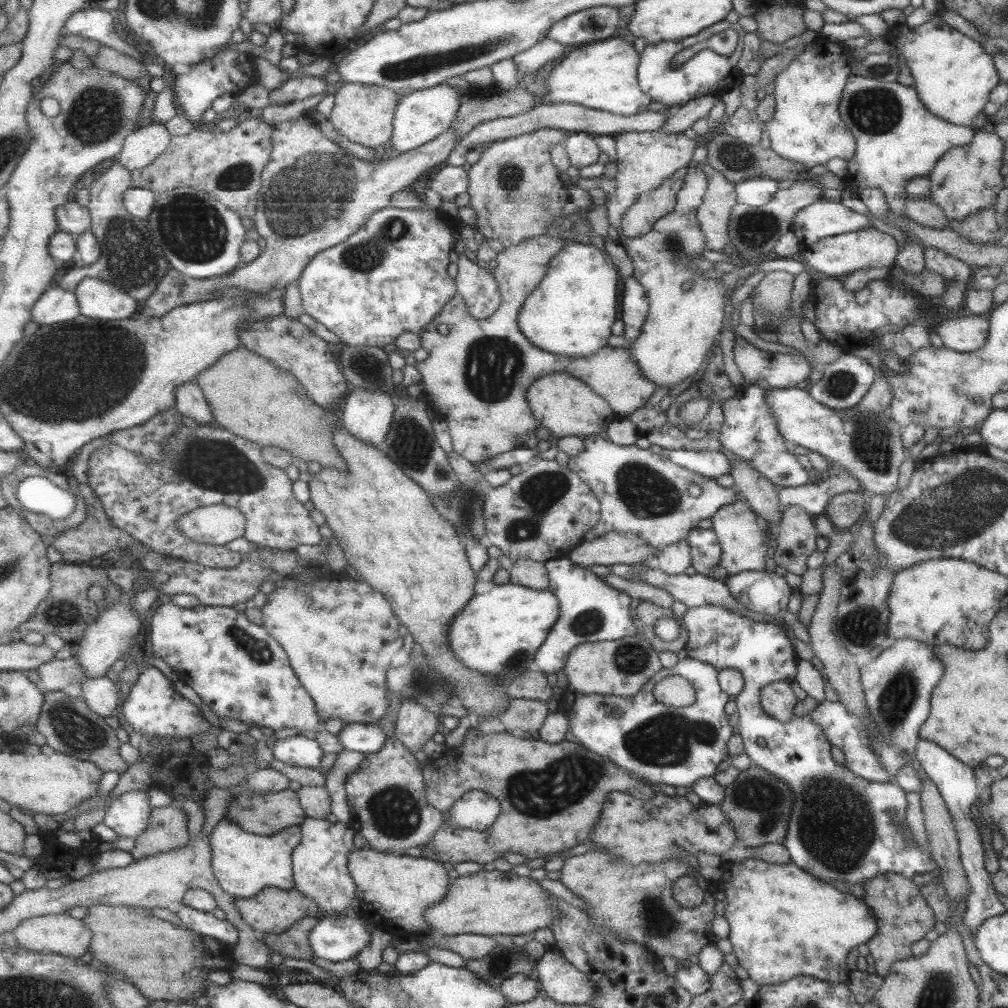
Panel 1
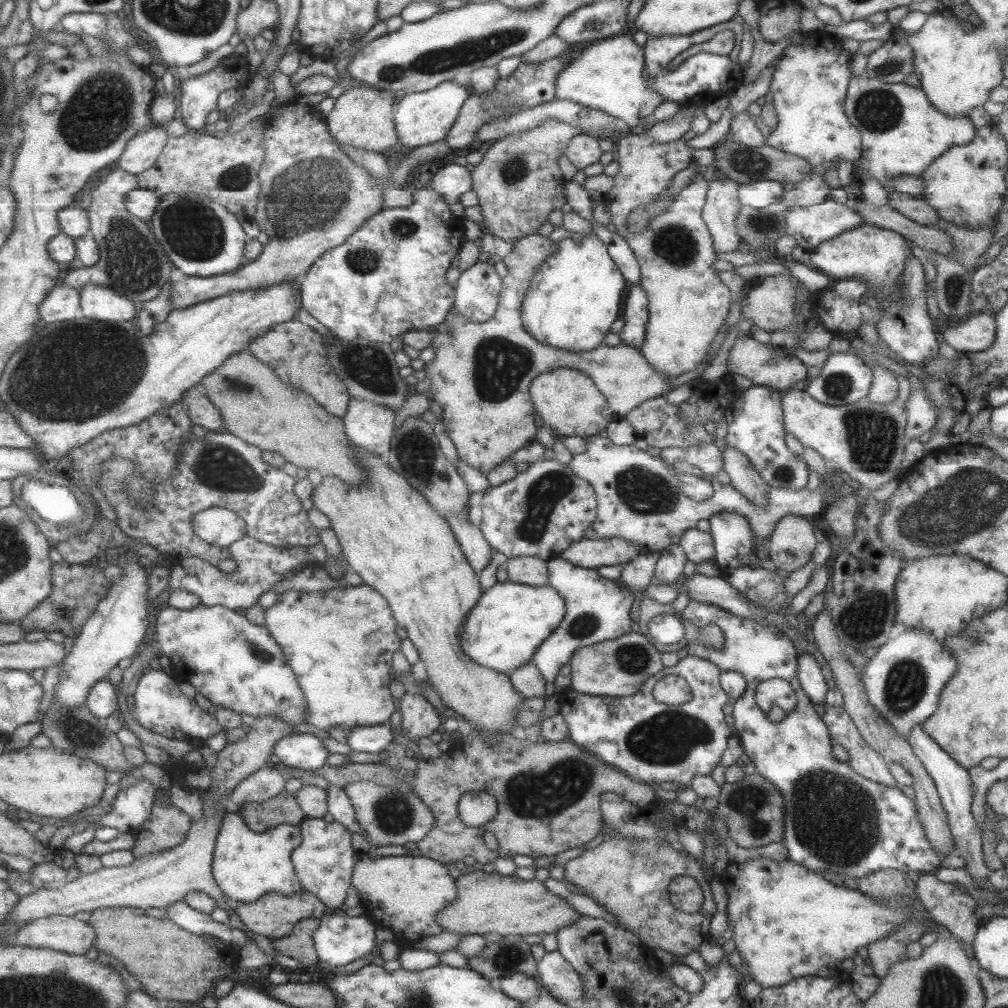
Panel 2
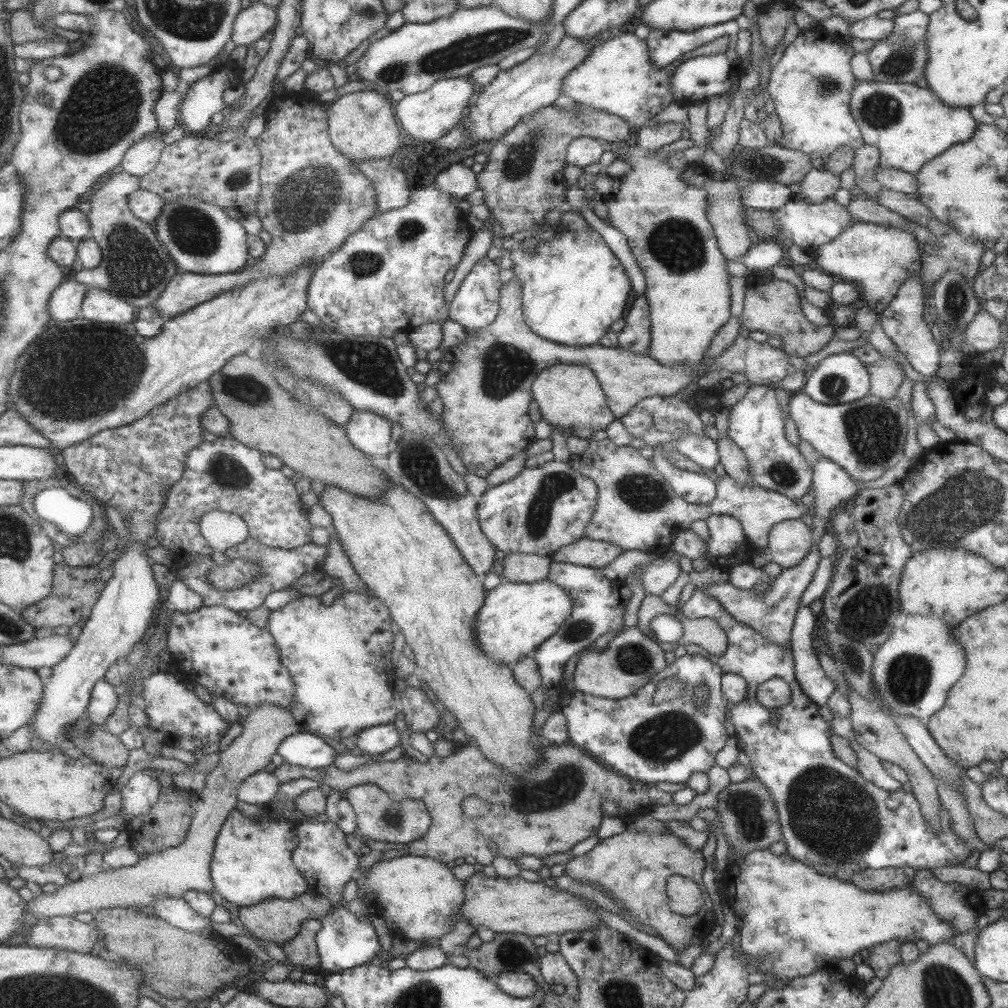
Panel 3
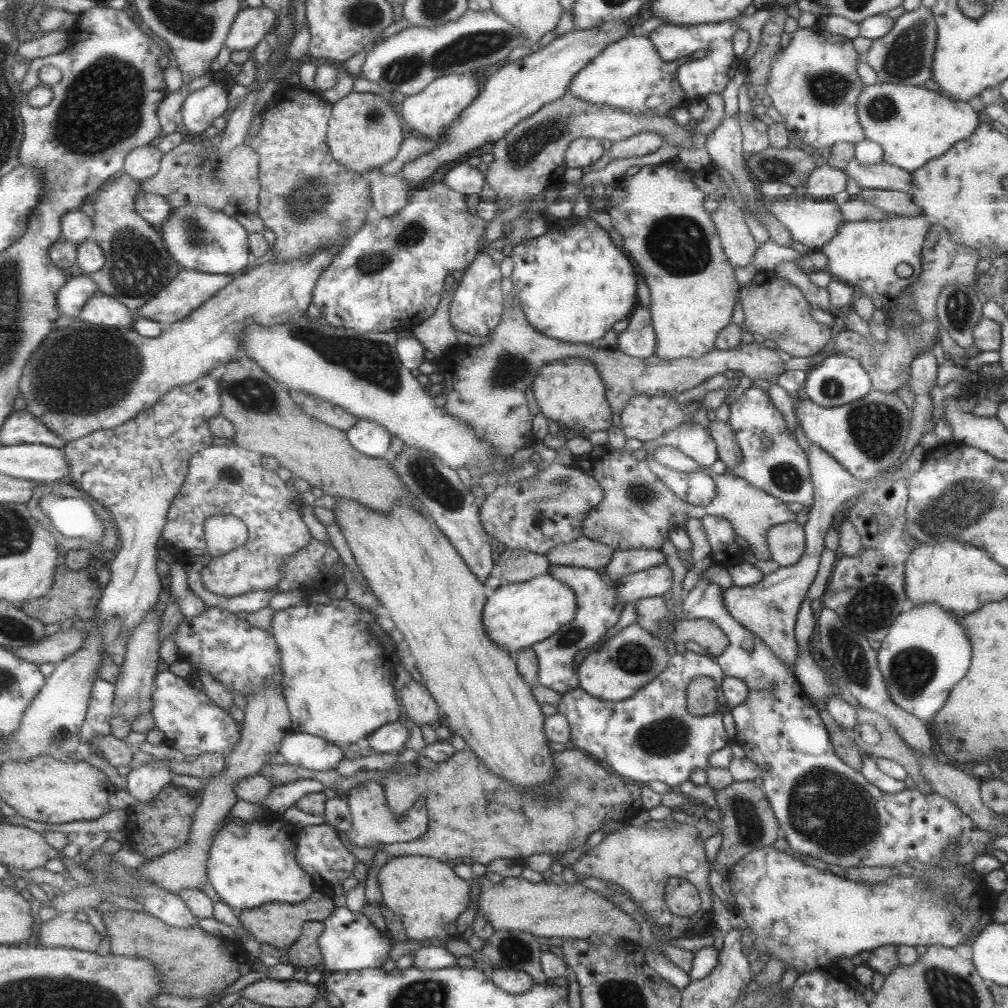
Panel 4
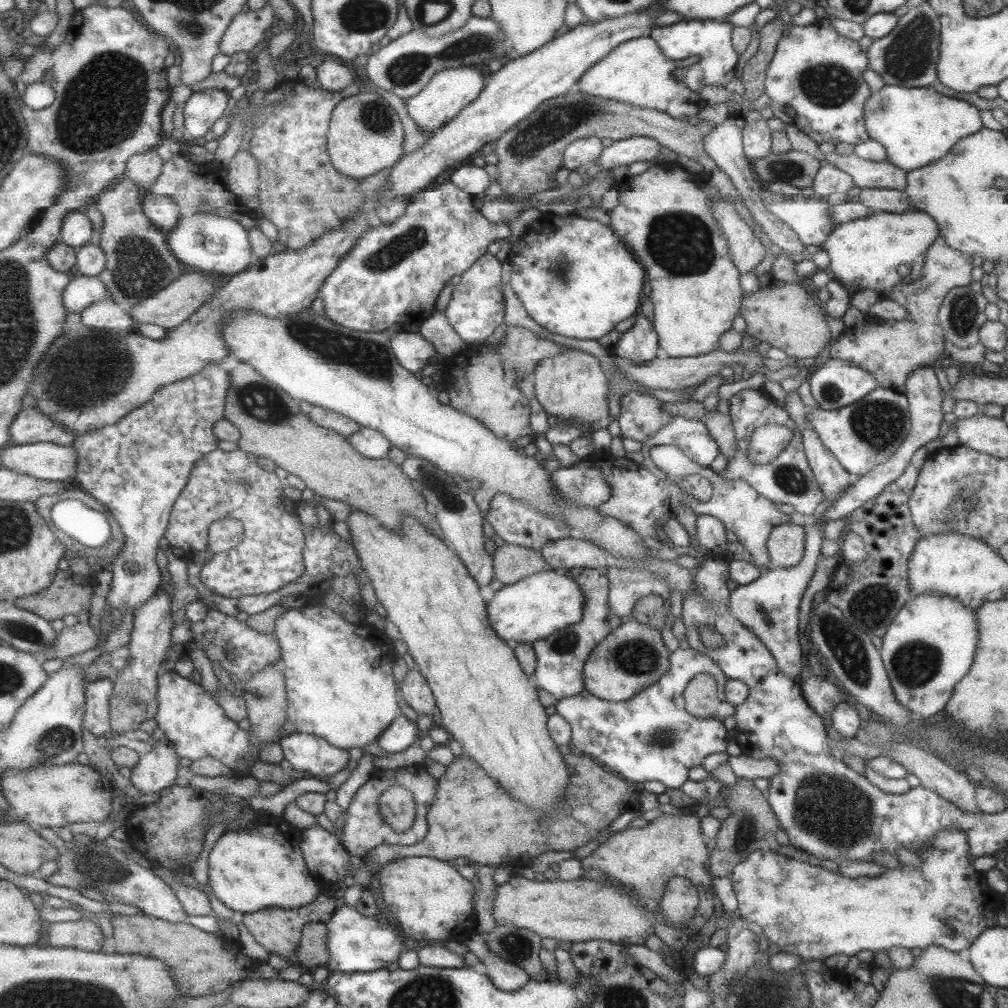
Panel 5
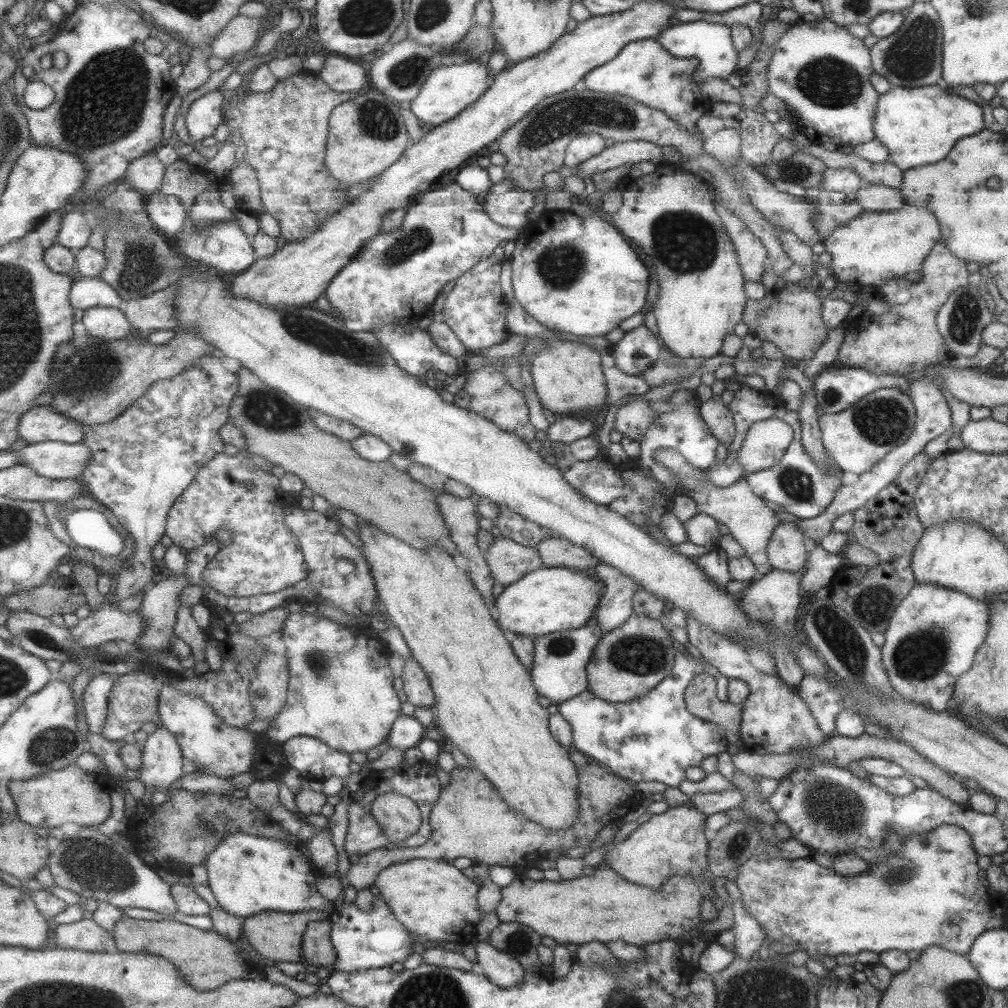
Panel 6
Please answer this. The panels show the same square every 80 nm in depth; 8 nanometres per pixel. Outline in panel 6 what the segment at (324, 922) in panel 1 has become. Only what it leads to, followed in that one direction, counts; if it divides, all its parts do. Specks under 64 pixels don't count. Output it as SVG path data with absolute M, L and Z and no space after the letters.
M382 898L373 901L373 907L368 912L363 912L357 908L355 902L344 901L343 906L336 908L330 915L332 922L332 941L337 950L337 964L334 970L342 972L354 972L370 969L381 969L389 967L389 964L397 962L399 965L411 954L411 944L413 943L411 934L403 926L388 905Z

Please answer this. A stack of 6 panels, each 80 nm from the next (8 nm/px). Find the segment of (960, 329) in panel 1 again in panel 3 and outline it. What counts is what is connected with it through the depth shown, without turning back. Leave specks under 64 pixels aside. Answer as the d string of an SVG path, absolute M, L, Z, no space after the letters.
M978 312L963 329L962 342L967 344L967 353L984 353L1000 345L1002 340L1000 322L992 314Z

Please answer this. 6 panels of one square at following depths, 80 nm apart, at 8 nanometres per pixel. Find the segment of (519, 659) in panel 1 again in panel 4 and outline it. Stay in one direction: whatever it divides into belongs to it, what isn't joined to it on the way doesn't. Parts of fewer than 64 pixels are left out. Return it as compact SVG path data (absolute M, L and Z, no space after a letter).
M541 574L525 582L501 583L494 589L493 594L486 598L481 622L488 639L499 649L515 656L520 650L530 648L537 642L549 638L559 627L569 620L573 620L577 610L574 592L562 582L551 578L549 574Z

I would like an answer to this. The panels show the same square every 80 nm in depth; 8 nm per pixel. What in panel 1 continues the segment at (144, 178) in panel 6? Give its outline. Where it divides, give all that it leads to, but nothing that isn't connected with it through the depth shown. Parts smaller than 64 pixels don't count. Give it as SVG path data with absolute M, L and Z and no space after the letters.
M150 119L125 139L123 150L119 153L119 162L130 171L147 166L167 150L172 138L165 123Z

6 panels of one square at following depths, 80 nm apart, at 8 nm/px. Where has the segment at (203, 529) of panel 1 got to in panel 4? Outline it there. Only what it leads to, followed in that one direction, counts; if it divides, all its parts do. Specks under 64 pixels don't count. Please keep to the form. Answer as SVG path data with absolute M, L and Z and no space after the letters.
M233 515L213 516L209 518L204 529L206 541L209 542L209 555L213 558L243 548L249 539L247 524Z

